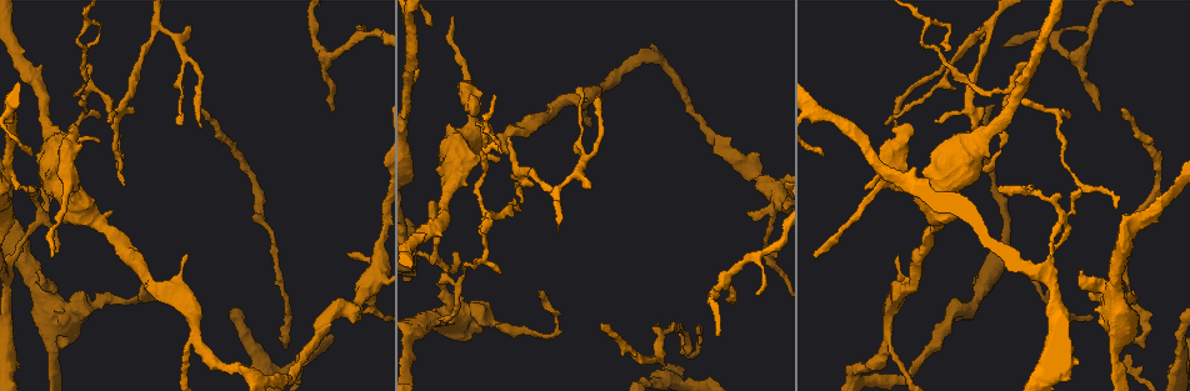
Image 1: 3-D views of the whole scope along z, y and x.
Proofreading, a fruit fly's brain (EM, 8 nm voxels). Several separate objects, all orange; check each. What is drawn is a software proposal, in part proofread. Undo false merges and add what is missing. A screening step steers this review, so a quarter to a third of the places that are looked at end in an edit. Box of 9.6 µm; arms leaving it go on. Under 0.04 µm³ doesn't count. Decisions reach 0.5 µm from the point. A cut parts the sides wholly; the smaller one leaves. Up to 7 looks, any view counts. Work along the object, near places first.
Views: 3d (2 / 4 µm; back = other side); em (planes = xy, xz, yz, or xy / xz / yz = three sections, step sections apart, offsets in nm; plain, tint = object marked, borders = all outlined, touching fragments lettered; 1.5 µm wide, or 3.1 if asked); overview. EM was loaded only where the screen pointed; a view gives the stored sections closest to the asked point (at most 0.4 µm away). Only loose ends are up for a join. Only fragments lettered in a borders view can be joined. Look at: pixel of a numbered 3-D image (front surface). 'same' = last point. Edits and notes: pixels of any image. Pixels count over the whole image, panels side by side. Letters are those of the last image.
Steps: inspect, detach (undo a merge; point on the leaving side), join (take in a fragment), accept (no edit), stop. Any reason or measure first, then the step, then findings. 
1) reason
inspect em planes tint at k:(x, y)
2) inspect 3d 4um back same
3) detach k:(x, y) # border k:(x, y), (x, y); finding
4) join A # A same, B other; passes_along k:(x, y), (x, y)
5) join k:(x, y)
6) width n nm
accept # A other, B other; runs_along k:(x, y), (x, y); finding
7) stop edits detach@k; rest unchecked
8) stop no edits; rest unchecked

sharp bend
inspect em planes plain at 1:(987, 170)

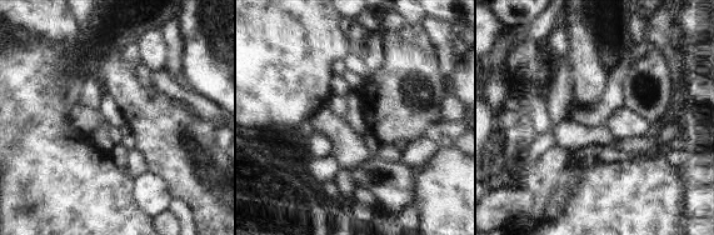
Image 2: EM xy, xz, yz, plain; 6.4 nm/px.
what lies round it
inspect em planes borders same

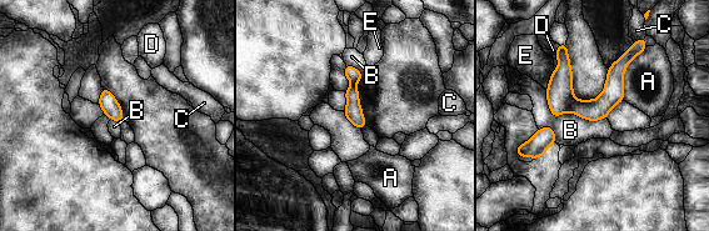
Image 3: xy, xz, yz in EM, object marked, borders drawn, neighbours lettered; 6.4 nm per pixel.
detach 3:(559, 93) # A other, B other, C other, D other, E other; border 3:(574, 98), (568, 110); a second cell is stuck on

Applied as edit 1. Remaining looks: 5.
thin end
inspect em planes borders at 1:(98, 115)

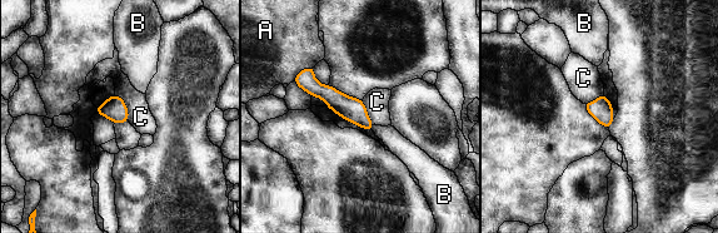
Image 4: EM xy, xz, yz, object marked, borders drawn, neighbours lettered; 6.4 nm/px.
accept # A other, B other, C other; runs_along 4:(299, 77), (349, 108), (369, 128); no lettered fragment goes on from it

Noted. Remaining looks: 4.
three arms meet
inspect em planes plain at 1:(771, 213)

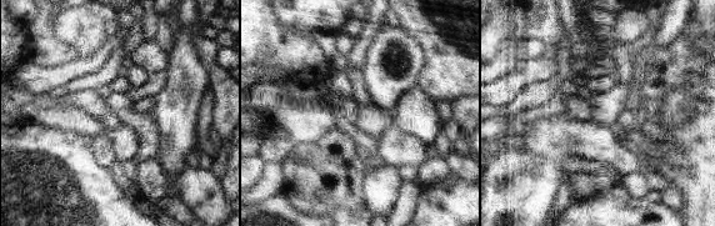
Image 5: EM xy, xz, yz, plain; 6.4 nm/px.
inspect em planes tint same

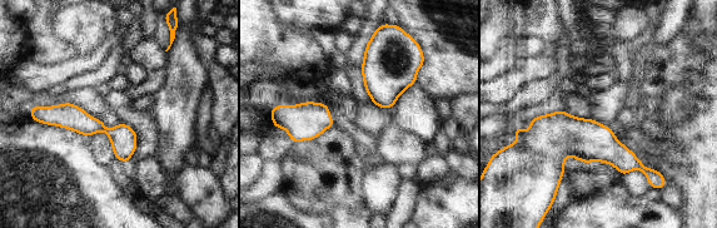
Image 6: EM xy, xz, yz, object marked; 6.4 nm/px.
see the neighbours
inspect em planes borders same

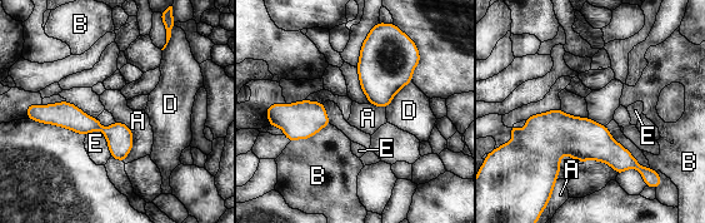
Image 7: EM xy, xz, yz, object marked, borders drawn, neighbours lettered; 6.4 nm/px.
accept # A other, B other, D other, E other; border 7:(86, 134), (99, 130), (111, 155); continuous, no second cell

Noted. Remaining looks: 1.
stop edits detach@3; rest unchecked

